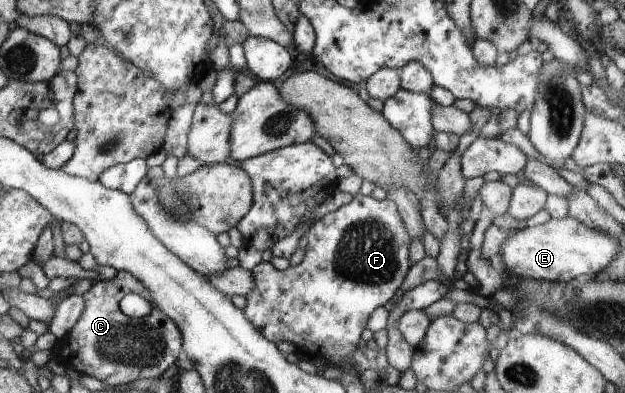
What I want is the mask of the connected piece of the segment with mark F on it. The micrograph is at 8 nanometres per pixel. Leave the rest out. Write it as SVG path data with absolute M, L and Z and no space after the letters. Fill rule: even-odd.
M363 191L353 196L352 202L341 206L338 210L326 214L324 218L321 218L314 223L305 236L308 238L308 246L306 246L306 254L304 254L304 260L298 264L298 266L289 266L286 270L276 270L271 263L260 262L250 272L254 276L254 290L246 294L246 306L242 309L245 313L246 318L250 320L250 324L254 325L254 328L258 329L258 332L262 333L262 336L266 337L266 340L274 340L276 344L278 342L288 341L296 347L297 352L304 354L310 358L320 358L322 361L328 363L334 368L343 369L345 372L354 369L354 356L352 352L356 350L358 342L360 342L360 334L364 330L364 324L368 322L370 314L378 308L378 306L385 306L386 302L392 300L392 296L398 292L398 288L405 283L406 276L409 275L410 263L409 248L411 237L409 236L408 230L404 225L401 217L400 207L386 197L385 200L374 200L371 196L366 195Z

